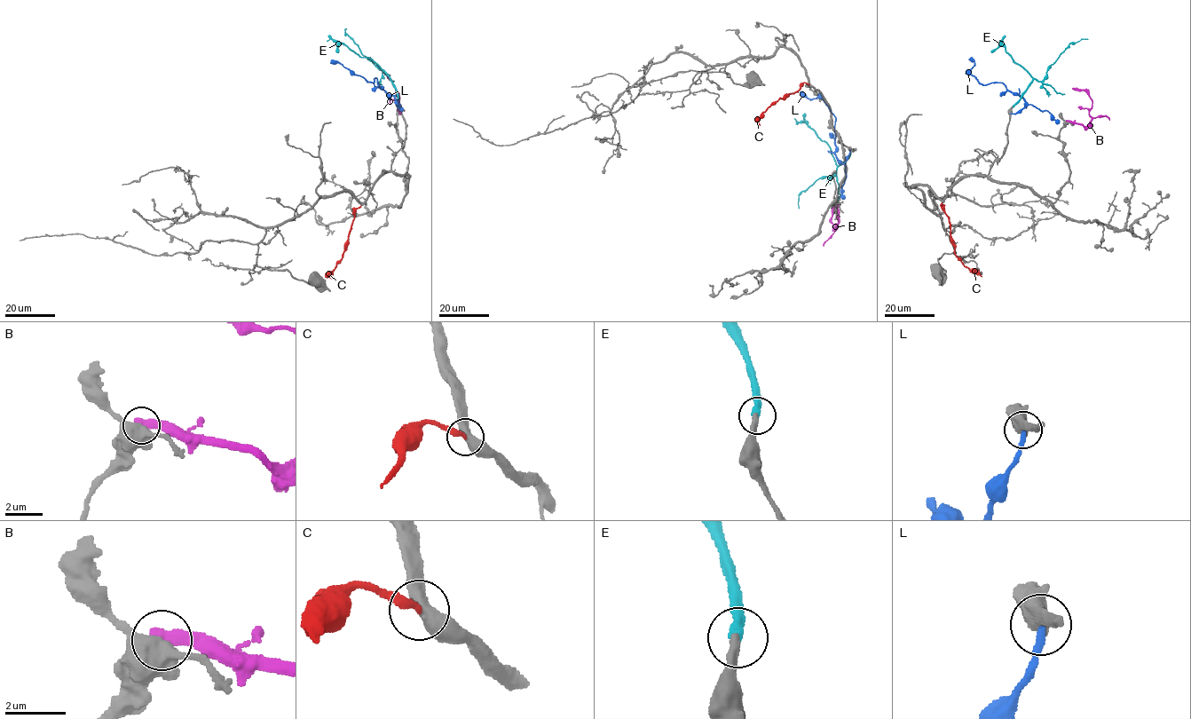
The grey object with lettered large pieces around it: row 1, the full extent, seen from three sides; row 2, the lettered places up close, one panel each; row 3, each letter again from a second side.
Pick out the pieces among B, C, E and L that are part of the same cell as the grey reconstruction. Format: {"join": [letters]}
{"join": ["C", "E"]}

